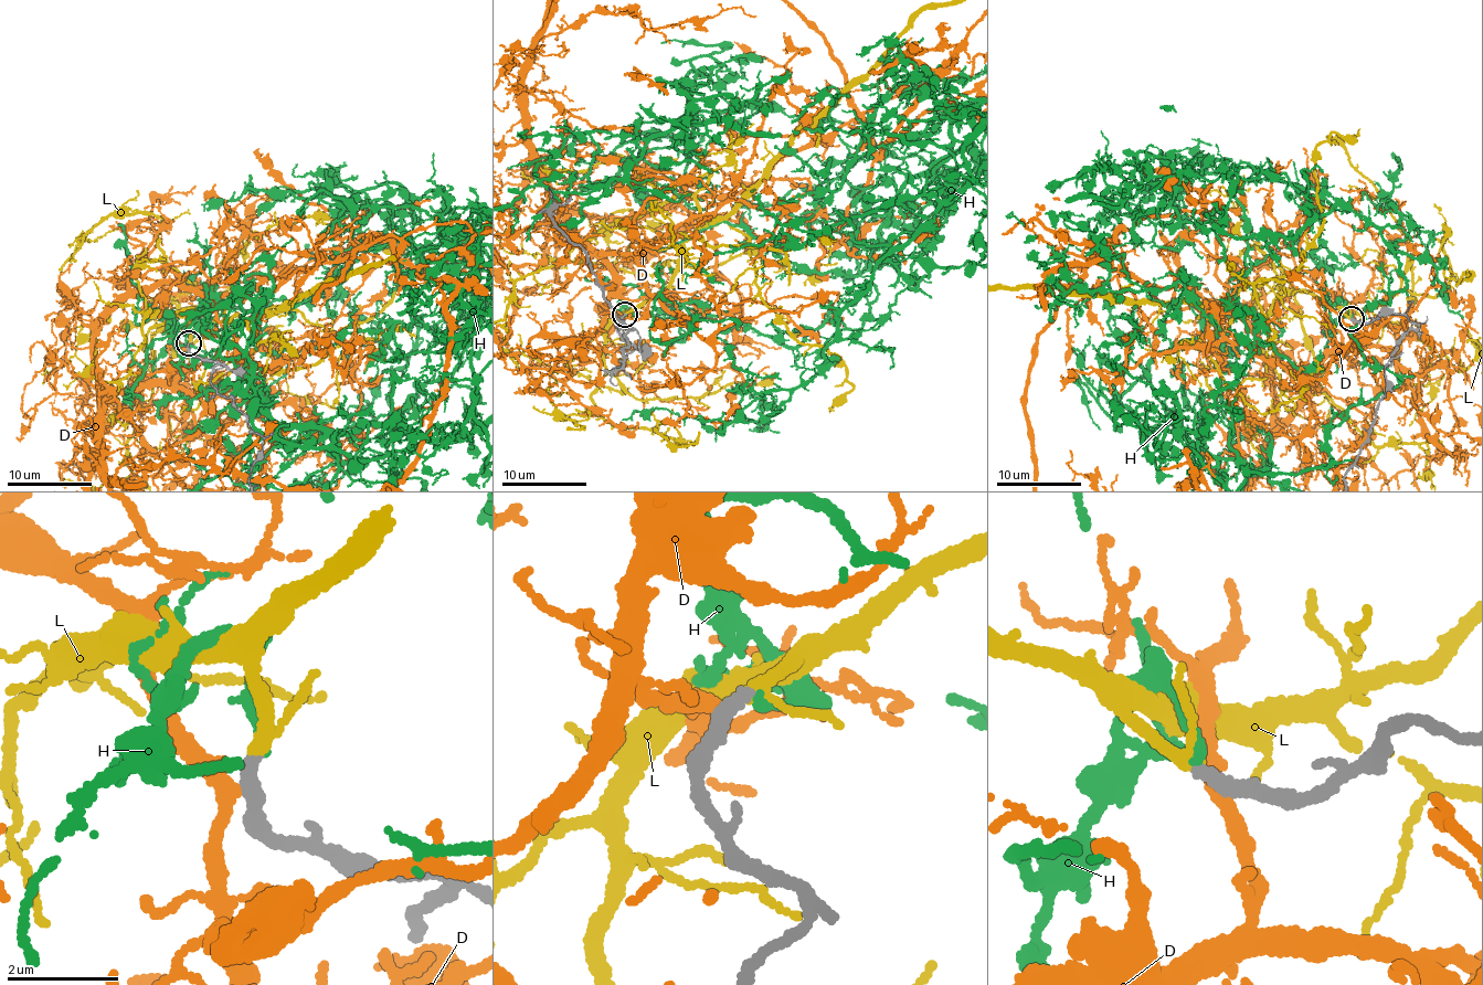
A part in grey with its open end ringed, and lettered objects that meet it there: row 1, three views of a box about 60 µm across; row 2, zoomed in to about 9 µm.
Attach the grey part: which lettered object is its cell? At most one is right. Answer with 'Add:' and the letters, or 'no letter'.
Add: L

